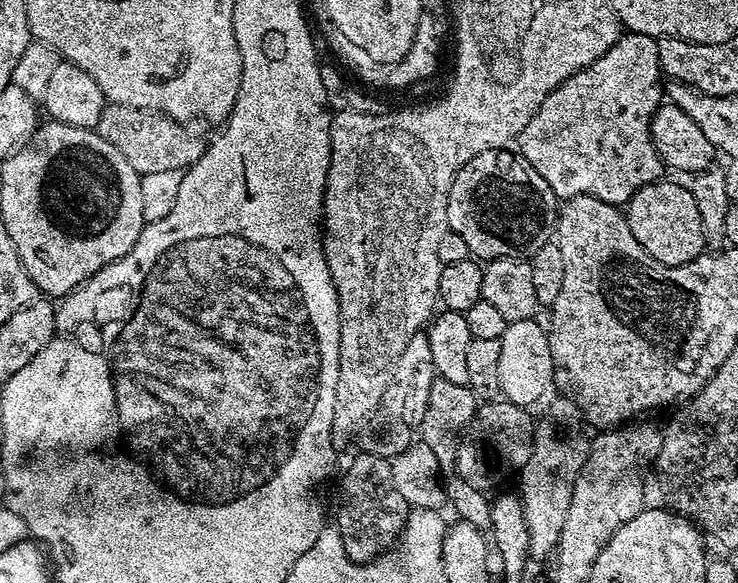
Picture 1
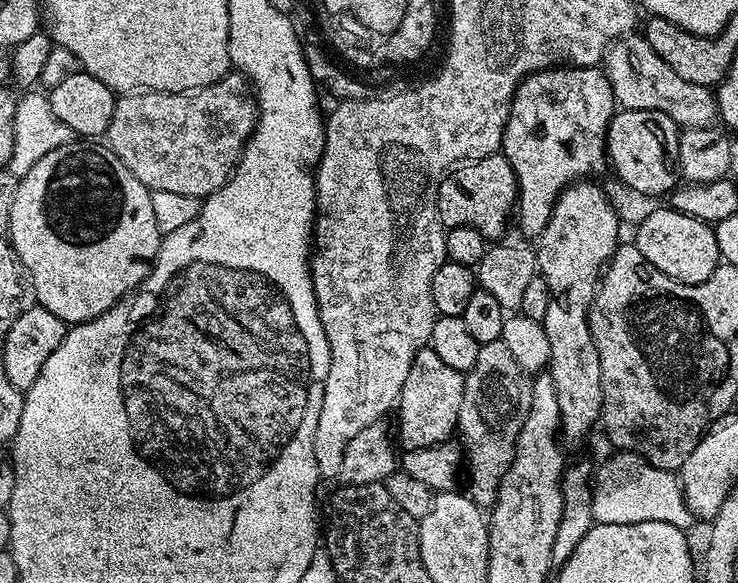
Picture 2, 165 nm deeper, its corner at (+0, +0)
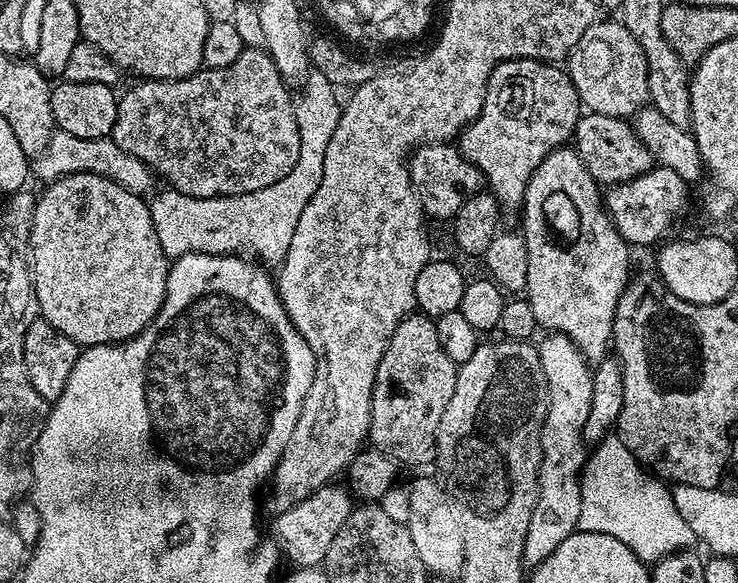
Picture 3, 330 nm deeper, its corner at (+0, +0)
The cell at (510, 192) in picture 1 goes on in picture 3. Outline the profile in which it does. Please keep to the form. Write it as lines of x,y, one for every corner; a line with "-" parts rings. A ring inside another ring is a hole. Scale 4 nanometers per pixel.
451,143
427,144
424,148
417,148
410,157
410,171
412,174
412,184
416,187
416,194
420,197
420,204
429,217
436,220
451,221
459,211
462,210
464,203
471,196
478,195
485,187
484,175
472,165
466,157
461,155
459,147

